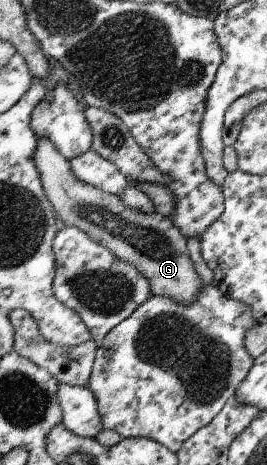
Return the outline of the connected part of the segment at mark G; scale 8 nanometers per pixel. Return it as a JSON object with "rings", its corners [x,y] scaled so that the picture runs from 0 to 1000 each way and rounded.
{"rings":[[[135,292],[120,348],[210,469],[232,473],[240,486],[300,490],[337,516],[404,533],[434,555],[494,568],[554,602],[566,634],[704,654],[757,613],[790,606],[794,583],[753,557],[745,514],[697,516],[633,473],[652,447],[652,417],[618,398],[539,396],[539,413],[577,443],[577,458],[539,460],[464,443],[427,417],[285,387],[262,368],[258,344],[228,335],[172,297]]]}

